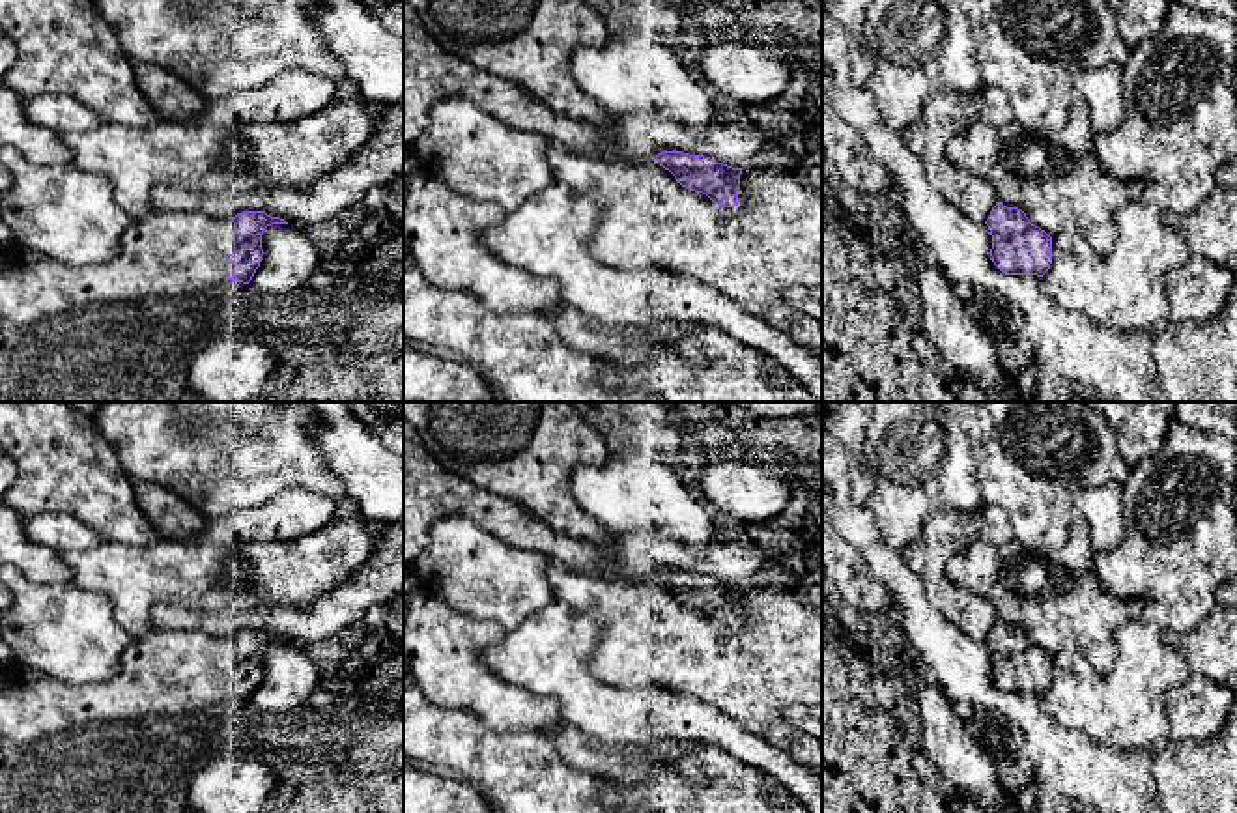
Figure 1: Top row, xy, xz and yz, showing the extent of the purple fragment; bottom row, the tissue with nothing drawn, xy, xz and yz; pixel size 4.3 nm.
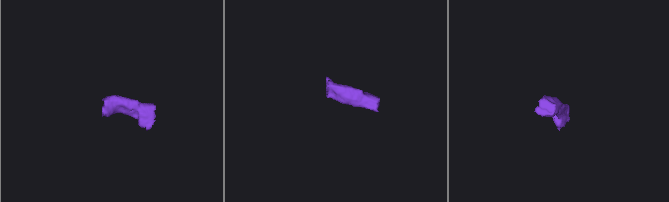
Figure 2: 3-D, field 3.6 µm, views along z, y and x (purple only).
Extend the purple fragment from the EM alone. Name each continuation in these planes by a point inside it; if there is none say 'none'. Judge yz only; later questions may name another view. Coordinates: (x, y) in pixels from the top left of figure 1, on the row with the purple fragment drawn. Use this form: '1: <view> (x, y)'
none

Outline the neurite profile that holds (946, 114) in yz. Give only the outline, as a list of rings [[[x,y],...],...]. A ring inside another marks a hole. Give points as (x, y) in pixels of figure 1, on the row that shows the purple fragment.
[[[934,92],[923,103],[916,121],[899,133],[919,159],[927,181],[966,217],[985,222],[998,202],[994,189],[946,157],[949,138],[962,135],[977,121],[979,93]]]

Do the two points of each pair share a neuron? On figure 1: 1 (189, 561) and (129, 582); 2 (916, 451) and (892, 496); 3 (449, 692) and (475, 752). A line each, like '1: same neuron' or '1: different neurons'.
1: same neuron
2: same neuron
3: different neurons

